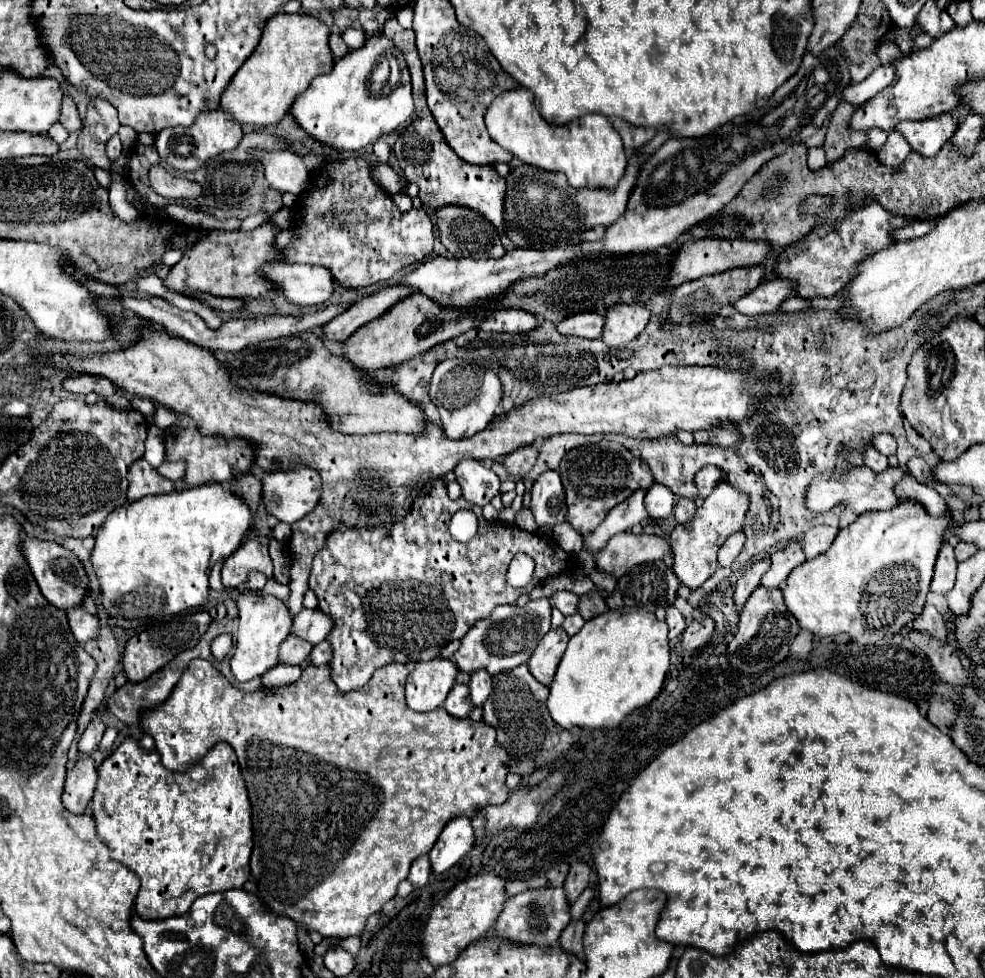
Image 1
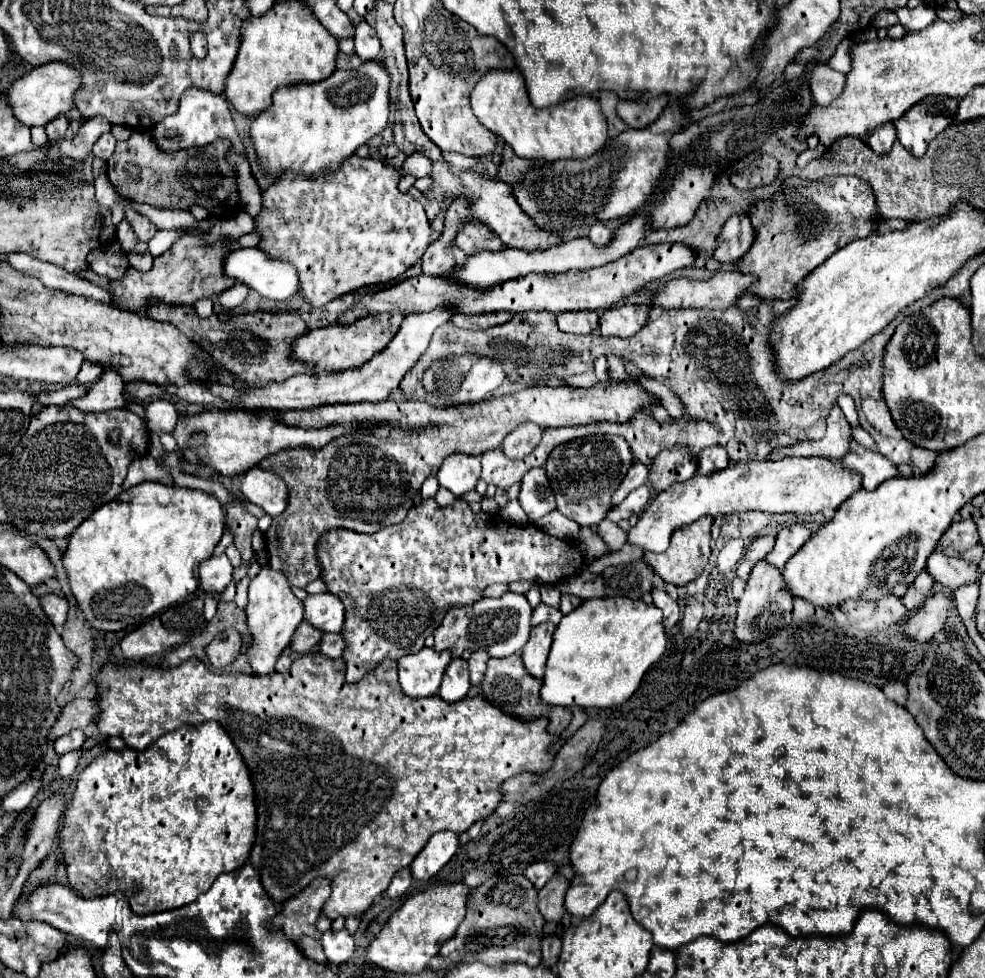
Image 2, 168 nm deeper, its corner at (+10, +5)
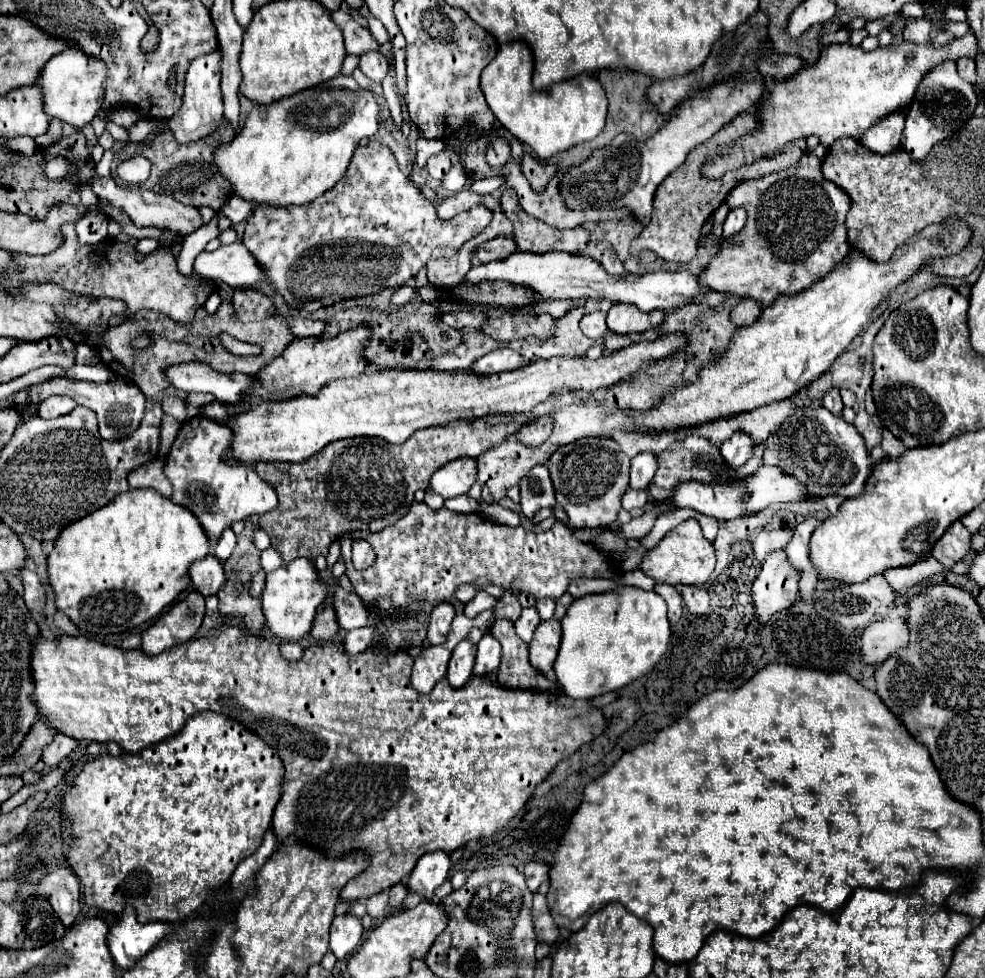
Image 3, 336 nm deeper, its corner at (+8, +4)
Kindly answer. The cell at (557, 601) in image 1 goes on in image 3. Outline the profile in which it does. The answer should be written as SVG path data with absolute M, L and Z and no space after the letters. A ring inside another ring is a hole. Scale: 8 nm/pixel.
M548 597L538 599L538 601L536 601L536 609L538 609L540 617L546 621L546 619L550 619L550 617L552 617L552 611L554 611L554 601L552 601L552 599L548 599Z

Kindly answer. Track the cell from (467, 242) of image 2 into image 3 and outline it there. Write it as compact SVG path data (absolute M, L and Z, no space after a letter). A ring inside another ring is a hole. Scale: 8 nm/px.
M496 237L492 241L482 243L474 253L480 259L480 263L490 263L490 261L502 261L514 251L516 251L516 243L512 237Z

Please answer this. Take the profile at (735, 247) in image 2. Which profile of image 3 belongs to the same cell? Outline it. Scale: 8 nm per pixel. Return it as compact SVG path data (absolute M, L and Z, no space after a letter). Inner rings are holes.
M730 209L728 219L724 221L724 239L734 237L746 223L746 211L744 209Z

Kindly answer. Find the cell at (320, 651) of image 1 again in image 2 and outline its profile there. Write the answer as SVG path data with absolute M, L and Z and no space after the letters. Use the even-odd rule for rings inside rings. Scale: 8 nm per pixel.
M326 634L320 642L320 652L328 658L342 658L344 638L340 638L340 634Z

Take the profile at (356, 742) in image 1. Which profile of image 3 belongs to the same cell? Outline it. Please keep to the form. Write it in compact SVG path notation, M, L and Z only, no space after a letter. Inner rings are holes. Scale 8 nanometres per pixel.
M222 625L220 629L214 629L210 635L186 641L182 645L170 647L162 651L160 655L148 657L142 655L140 649L134 651L122 651L112 645L102 645L93 639L86 637L70 637L64 635L60 641L48 641L48 639L38 639L38 647L34 647L34 701L38 703L40 715L50 721L52 727L58 731L74 737L74 739L88 739L96 743L108 743L114 741L118 743L126 753L138 753L144 747L150 747L154 743L160 743L162 739L178 733L178 729L184 725L184 721L200 711L216 711L222 713L236 723L244 725L248 731L254 735L262 737L270 747L274 747L280 753L282 765L284 765L284 779L282 779L282 795L280 801L276 803L274 817L272 817L272 831L276 835L278 843L284 843L290 835L298 843L304 843L320 853L324 853L328 859L336 859L342 855L348 855L350 851L364 851L370 857L370 865L354 879L350 879L344 887L344 893L340 893L342 901L360 901L368 899L374 893L380 893L384 889L390 889L402 879L408 879L410 871L418 863L418 859L424 853L430 851L448 851L452 853L454 849L466 845L470 839L476 837L490 837L494 831L502 829L510 817L514 817L524 803L530 799L534 787L544 781L544 777L556 767L558 761L564 757L570 757L576 753L584 743L592 741L596 735L600 735L606 727L606 721L602 717L602 709L594 709L590 701L574 701L566 699L566 695L560 695L554 703L546 699L540 691L502 691L496 683L490 683L482 677L472 677L466 687L452 689L446 679L442 679L430 695L416 693L410 687L410 671L412 671L412 655L402 651L402 655L390 655L390 659L382 659L386 655L384 649L378 651L364 651L362 655L346 655L342 651L340 641L332 643L314 643L306 647L306 653L298 663L286 663L280 657L278 651L278 639L268 633L268 637L246 637L238 627L232 625ZM236 643L248 643L248 651L240 649Z

